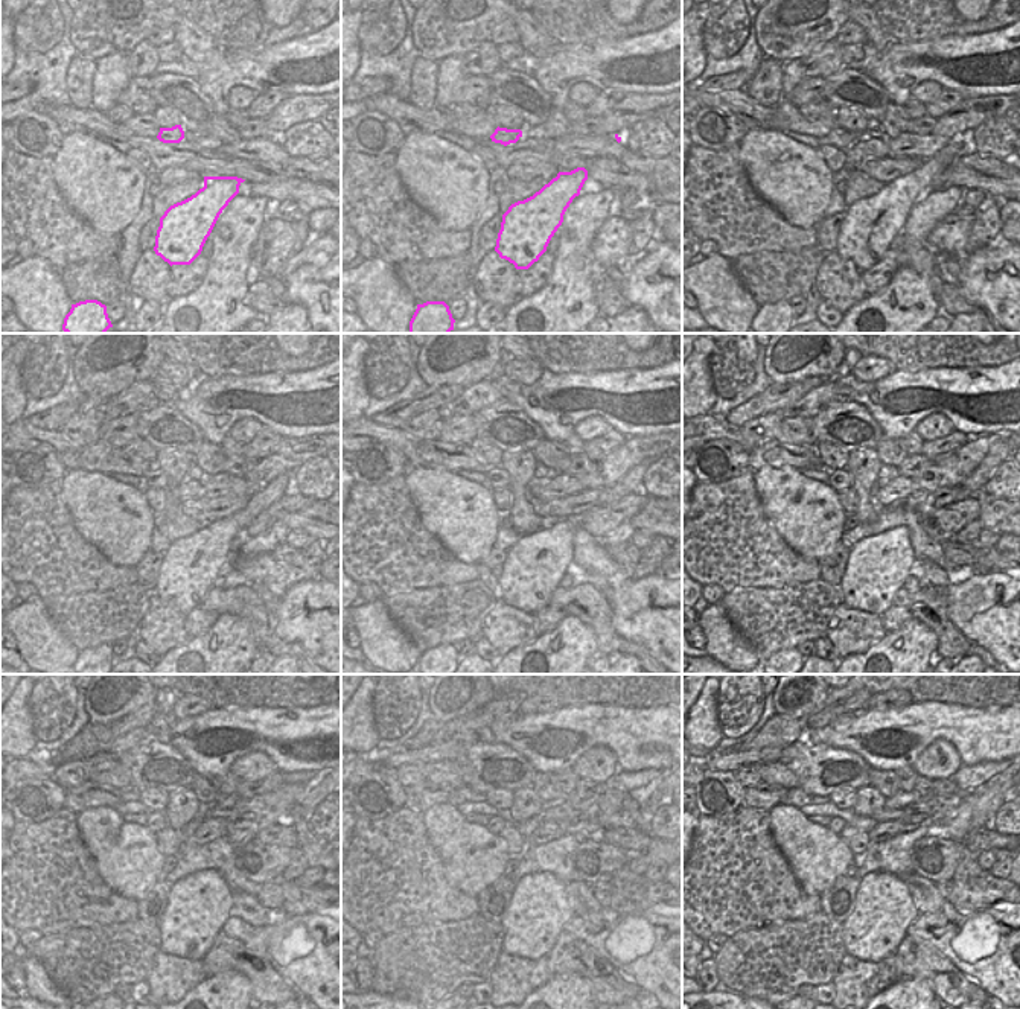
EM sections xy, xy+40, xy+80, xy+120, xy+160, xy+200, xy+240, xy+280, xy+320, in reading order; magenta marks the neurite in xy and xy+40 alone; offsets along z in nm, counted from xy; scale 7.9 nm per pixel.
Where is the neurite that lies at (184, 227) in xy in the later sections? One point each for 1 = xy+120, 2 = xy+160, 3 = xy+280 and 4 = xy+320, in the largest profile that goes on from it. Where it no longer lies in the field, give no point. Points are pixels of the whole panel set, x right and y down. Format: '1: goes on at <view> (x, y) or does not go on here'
1: goes on at xy+120 (191, 565)
2: goes on at xy+160 (535, 565)
3: goes on at xy+280 (539, 907)
4: goes on at xy+320 (883, 909)

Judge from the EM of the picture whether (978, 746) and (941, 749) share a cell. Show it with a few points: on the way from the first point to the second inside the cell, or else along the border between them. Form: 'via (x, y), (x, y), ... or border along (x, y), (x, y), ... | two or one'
border along (920, 752), (935, 740), (944, 738), (965, 764) | two

